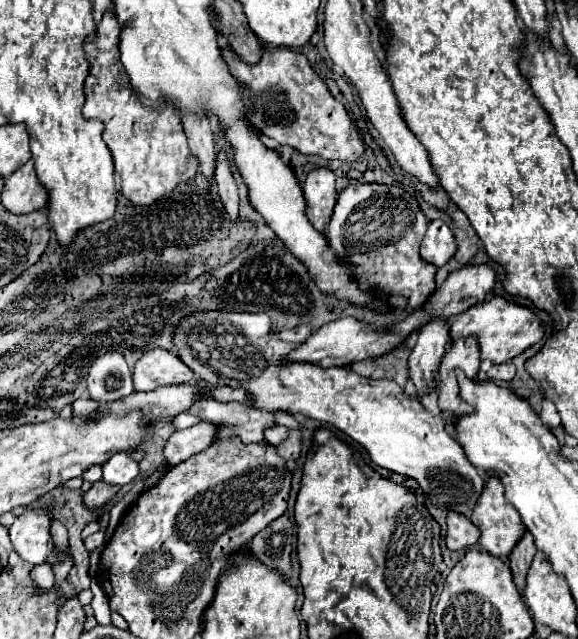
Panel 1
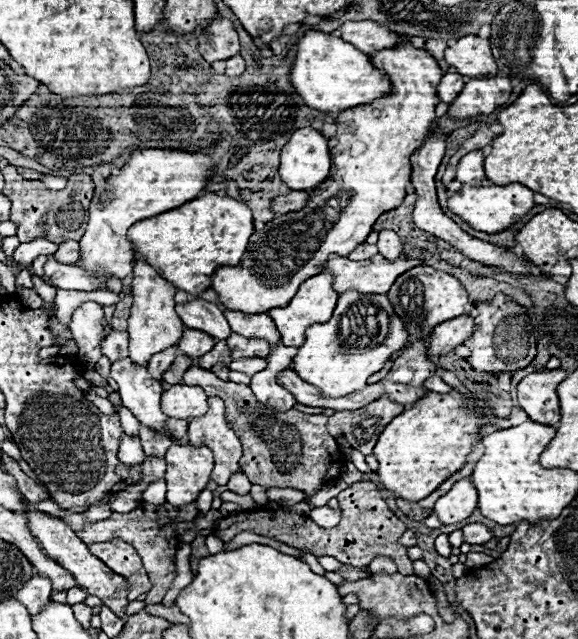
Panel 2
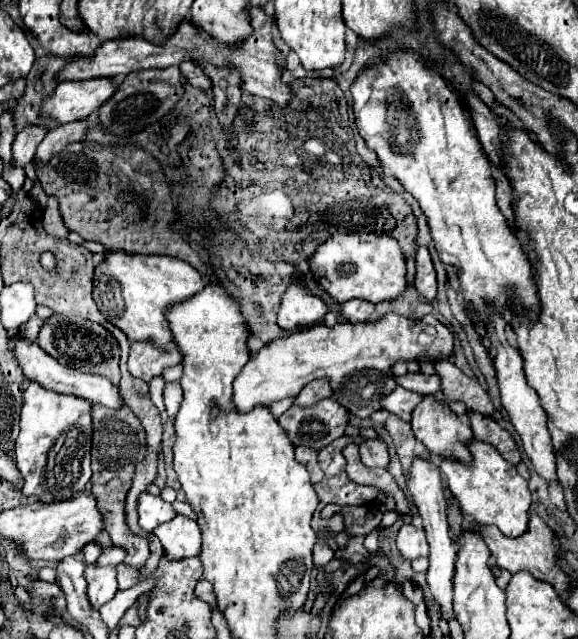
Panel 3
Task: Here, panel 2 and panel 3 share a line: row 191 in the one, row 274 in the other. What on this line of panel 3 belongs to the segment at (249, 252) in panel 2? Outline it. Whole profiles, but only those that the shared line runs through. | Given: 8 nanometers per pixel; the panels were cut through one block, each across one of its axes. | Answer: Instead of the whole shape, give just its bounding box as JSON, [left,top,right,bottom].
[310,232,408,304]

